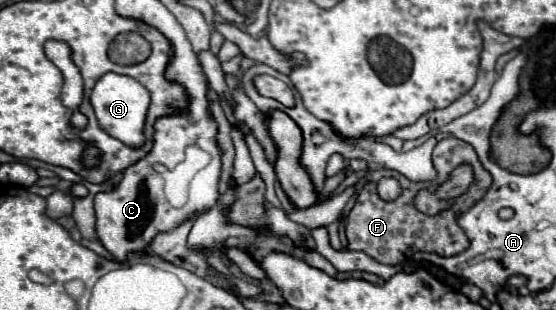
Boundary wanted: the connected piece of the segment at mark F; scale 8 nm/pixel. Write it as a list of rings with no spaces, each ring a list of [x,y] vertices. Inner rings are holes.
[[[377,169],[375,173],[369,173],[367,185],[359,193],[355,207],[351,209],[351,213],[345,219],[345,233],[347,233],[347,241],[349,241],[347,249],[363,251],[363,253],[371,255],[373,259],[377,259],[379,263],[387,263],[387,265],[397,265],[405,259],[405,255],[411,255],[415,251],[437,253],[443,257],[453,257],[453,255],[459,255],[461,251],[465,251],[469,247],[469,239],[463,233],[463,229],[459,225],[455,225],[455,217],[457,217],[455,201],[451,203],[449,209],[441,211],[435,217],[425,215],[425,213],[417,211],[413,205],[415,195],[423,187],[435,189],[435,185],[431,185],[431,181],[413,183],[407,177],[403,177],[401,173],[395,173],[389,169]],[[381,177],[395,177],[401,183],[403,193],[399,199],[389,201],[389,203],[381,201],[381,197],[377,195],[377,181]]]

